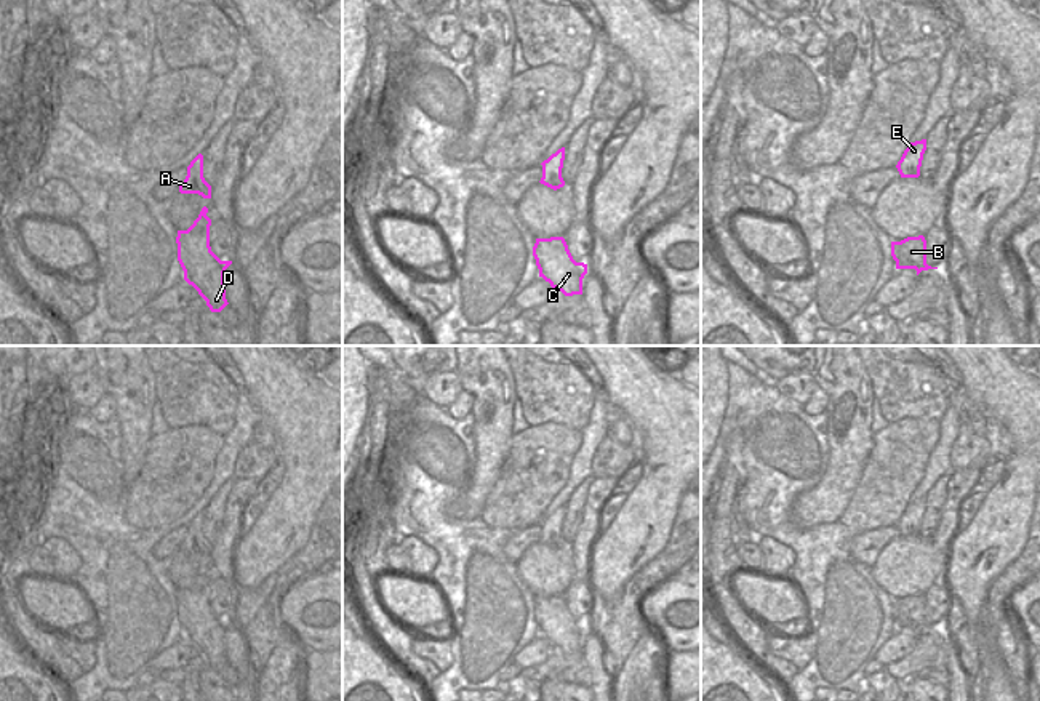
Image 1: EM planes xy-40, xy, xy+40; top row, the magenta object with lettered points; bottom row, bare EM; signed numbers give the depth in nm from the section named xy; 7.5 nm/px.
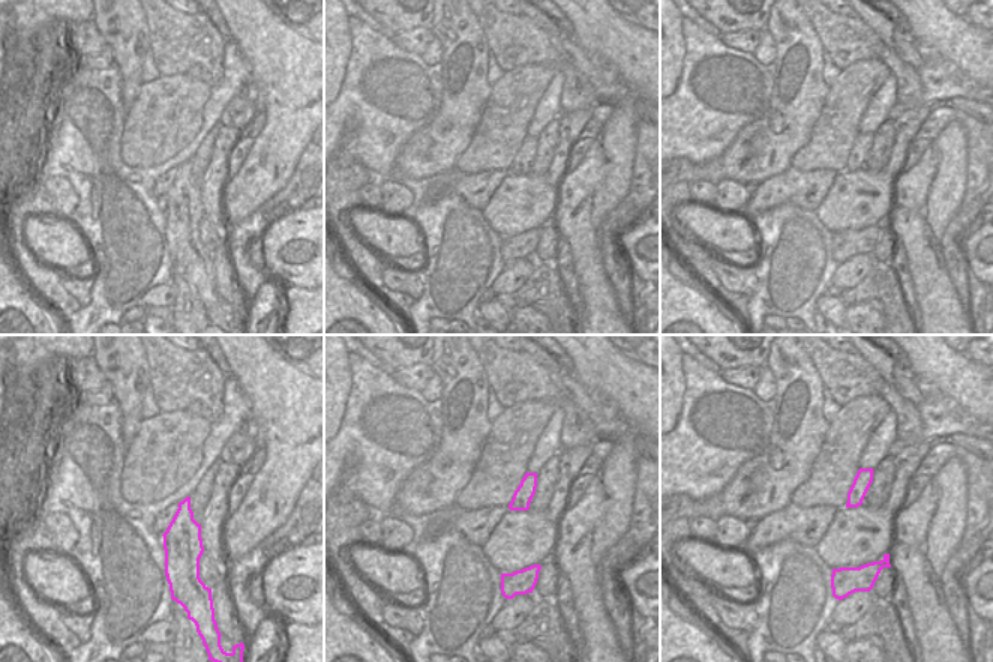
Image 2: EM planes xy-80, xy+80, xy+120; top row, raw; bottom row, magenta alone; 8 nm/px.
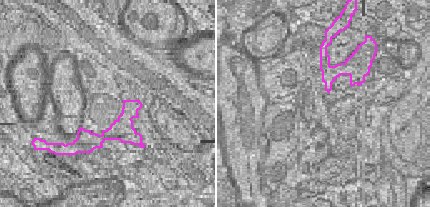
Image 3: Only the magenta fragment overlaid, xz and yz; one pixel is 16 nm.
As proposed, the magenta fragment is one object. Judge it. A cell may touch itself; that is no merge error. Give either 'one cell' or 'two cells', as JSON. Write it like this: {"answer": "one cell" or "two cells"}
{"answer": "two cells"}

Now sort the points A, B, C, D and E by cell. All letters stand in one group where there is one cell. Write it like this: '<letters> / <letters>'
A C D E / B

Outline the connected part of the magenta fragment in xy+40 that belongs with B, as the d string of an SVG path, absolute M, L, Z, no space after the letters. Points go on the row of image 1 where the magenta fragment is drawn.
M923 235L907 237L901 242L891 242L891 256L896 261L896 269L912 264L926 264L926 240Z

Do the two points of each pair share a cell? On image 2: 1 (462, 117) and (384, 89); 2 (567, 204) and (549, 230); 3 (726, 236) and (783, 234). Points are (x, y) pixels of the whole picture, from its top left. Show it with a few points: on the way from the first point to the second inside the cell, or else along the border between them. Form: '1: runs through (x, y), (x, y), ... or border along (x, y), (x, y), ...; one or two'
1: border along (441, 74), (441, 105), (426, 125), (413, 132); two
2: border along (552, 221), (560, 237); two
3: border along (749, 219), (756, 234), (758, 248); two

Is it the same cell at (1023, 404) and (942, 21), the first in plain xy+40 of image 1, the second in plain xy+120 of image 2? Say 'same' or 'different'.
same

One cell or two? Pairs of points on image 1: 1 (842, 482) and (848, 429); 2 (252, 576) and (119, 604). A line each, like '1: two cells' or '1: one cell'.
1: one cell
2: two cells

